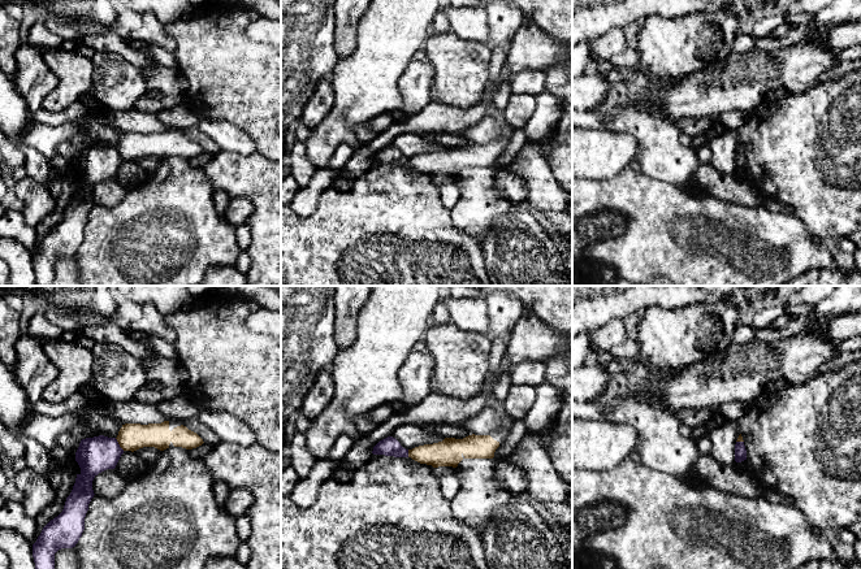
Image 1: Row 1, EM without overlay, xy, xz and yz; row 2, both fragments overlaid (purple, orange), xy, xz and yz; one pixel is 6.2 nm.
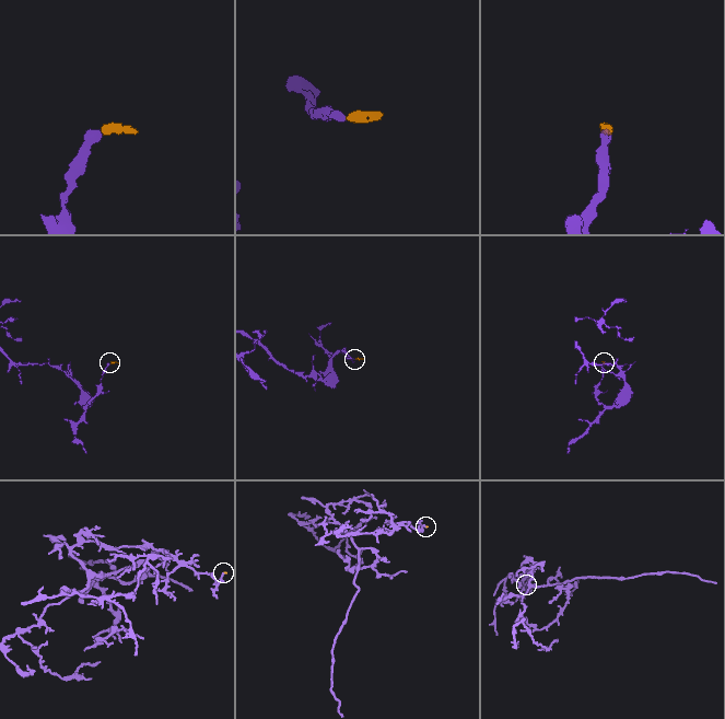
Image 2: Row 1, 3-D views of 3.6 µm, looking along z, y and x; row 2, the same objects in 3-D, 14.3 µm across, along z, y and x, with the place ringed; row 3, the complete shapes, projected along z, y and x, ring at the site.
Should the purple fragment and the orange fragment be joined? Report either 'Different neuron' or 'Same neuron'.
Different neuron

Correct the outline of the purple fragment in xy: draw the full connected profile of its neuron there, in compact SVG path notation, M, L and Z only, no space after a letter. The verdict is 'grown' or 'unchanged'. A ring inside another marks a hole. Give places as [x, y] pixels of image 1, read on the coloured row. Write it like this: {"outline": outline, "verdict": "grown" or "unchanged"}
{"outline": "M104 435L82 439L75 452L81 468L62 512L51 520L33 544L35 569L55 569L55 553L73 548L85 530L85 517L94 498L92 481L107 470L114 469L124 449L116 438Z", "verdict": "unchanged"}

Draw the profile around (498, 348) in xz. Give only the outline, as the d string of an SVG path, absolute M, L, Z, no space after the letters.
M497 339L494 343L492 343L489 355L489 377L492 377L499 369L507 344L509 342L503 339Z

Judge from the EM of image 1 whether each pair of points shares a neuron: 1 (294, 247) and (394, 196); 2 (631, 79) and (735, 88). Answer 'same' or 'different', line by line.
1: same
2: same

